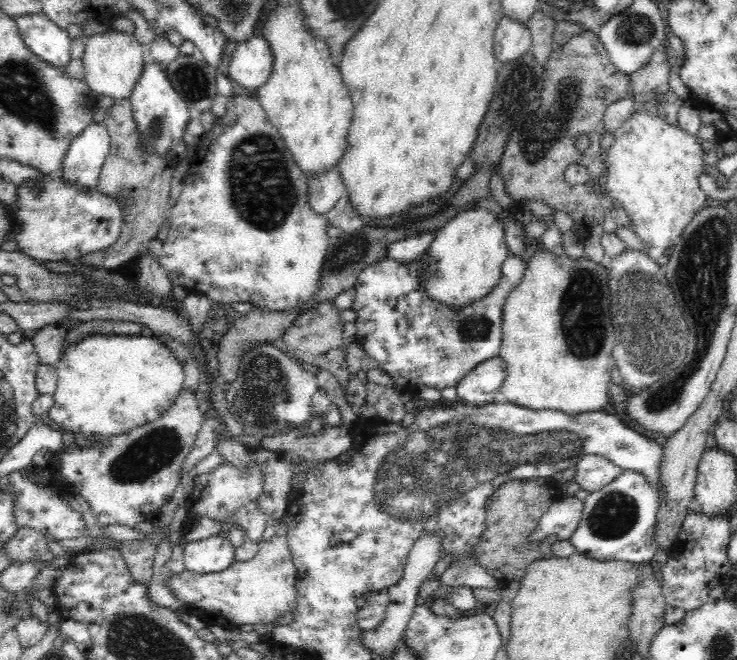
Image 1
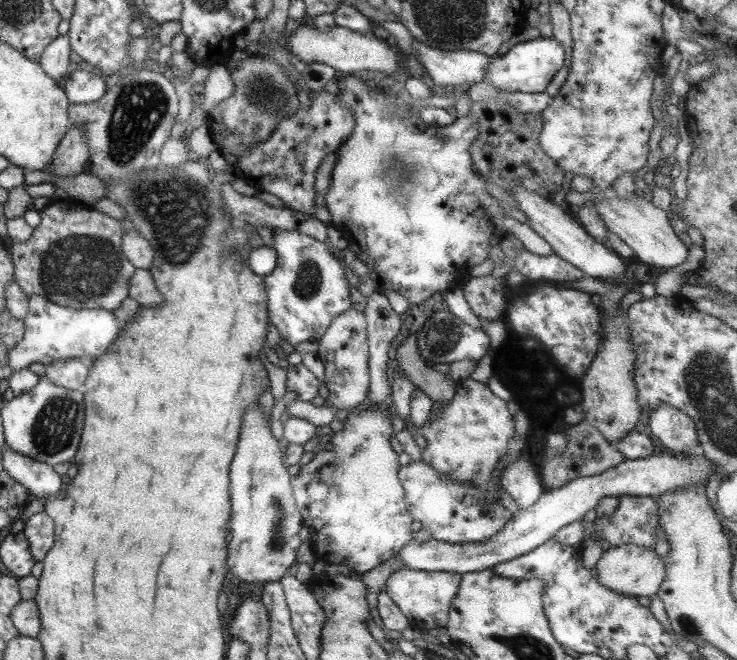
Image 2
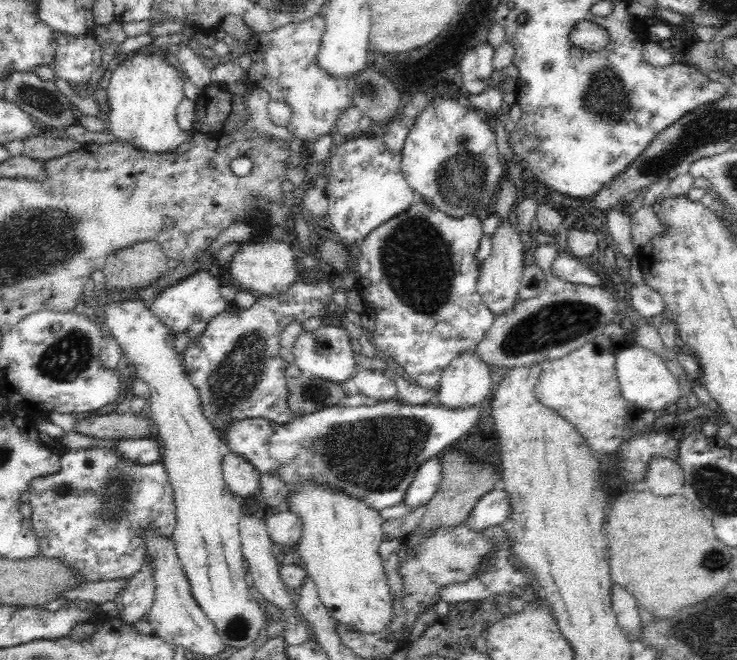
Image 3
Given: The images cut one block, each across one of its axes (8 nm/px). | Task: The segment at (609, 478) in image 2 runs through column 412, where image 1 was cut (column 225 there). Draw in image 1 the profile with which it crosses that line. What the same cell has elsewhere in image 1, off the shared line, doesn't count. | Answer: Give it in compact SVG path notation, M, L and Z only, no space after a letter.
M224 533L210 536L206 540L190 542L184 551L185 570L198 574L221 572L236 561L236 550Z

